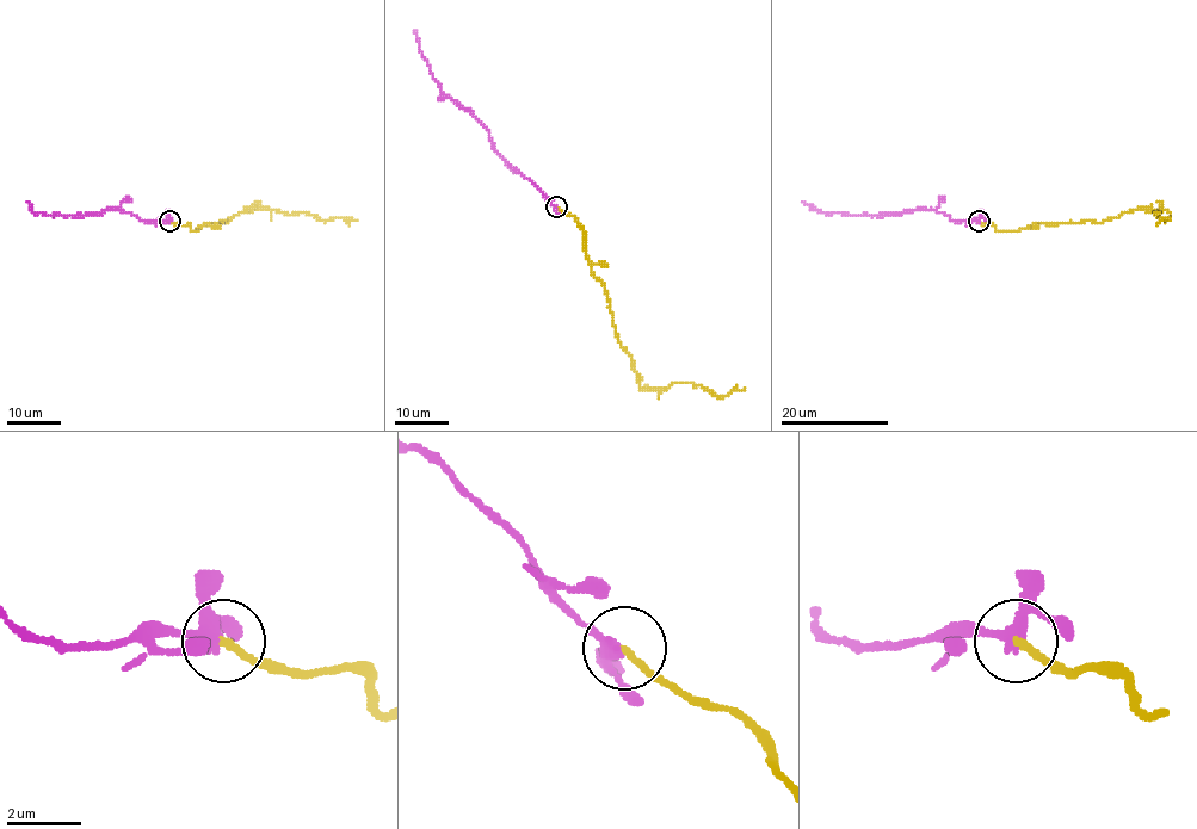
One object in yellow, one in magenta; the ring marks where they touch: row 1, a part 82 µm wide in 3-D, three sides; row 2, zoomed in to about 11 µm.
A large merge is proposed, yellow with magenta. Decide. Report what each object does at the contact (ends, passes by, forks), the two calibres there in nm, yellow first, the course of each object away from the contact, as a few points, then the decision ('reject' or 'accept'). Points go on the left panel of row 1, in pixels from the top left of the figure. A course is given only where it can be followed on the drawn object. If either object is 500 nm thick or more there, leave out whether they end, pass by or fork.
yellow ends; magenta forks; calibres 190 and 240 nm; course yellow (170, 221), (189, 226), (195, 232), (203, 223), (227, 222), (245, 209), (357, 221); course magenta (170, 220), (141, 221), (117, 209), (74, 216), (34, 212), (25, 200); accept

